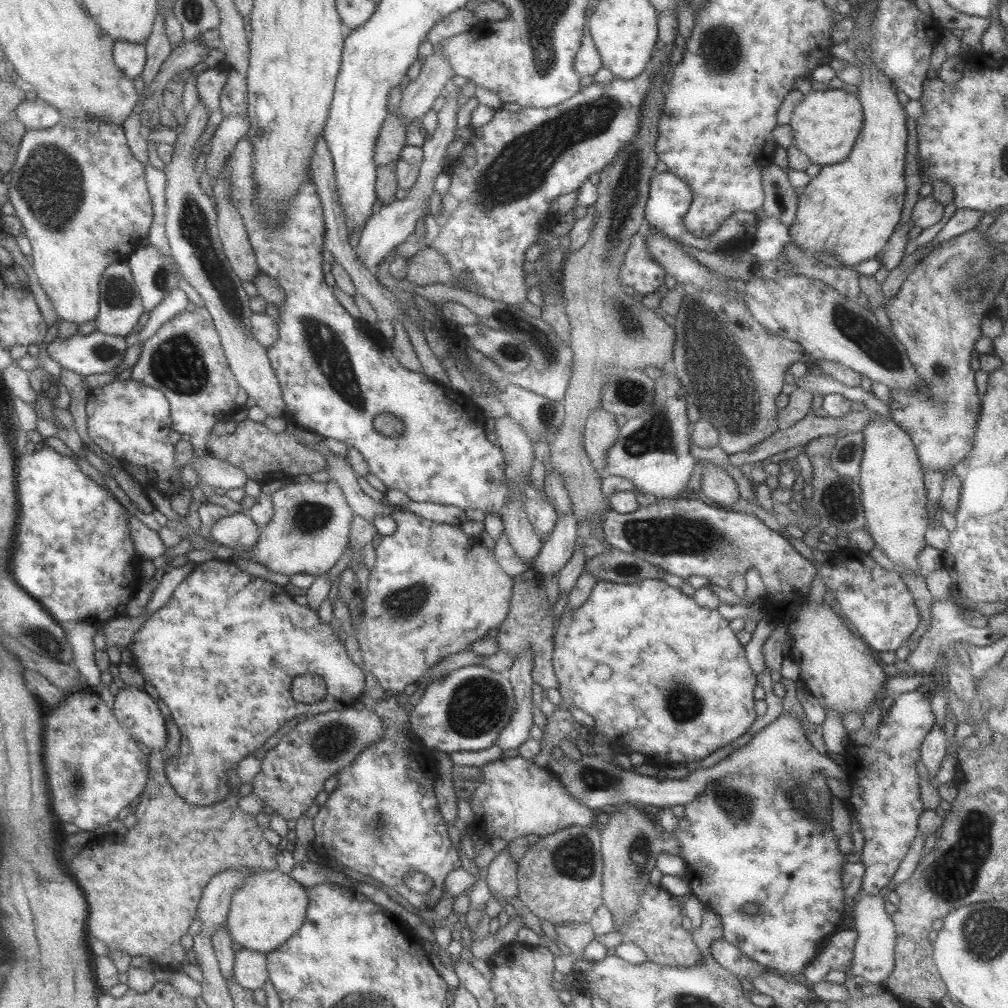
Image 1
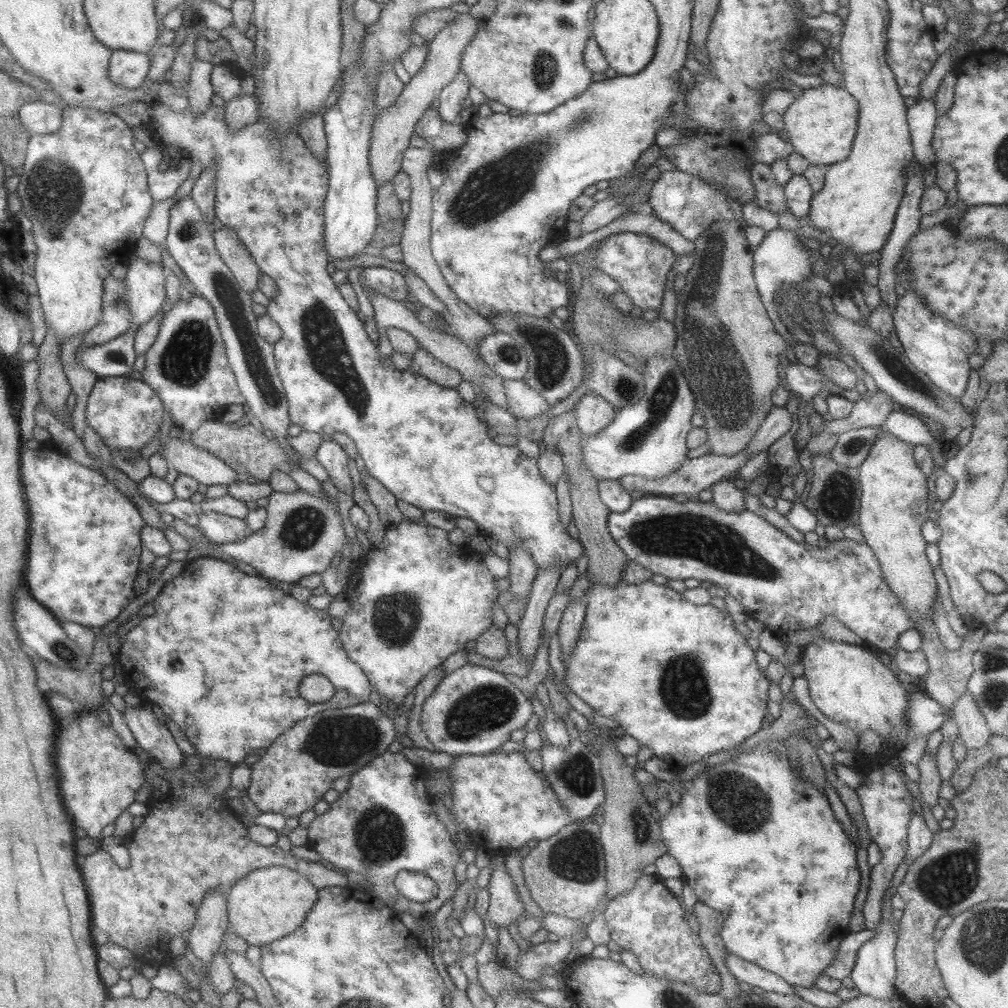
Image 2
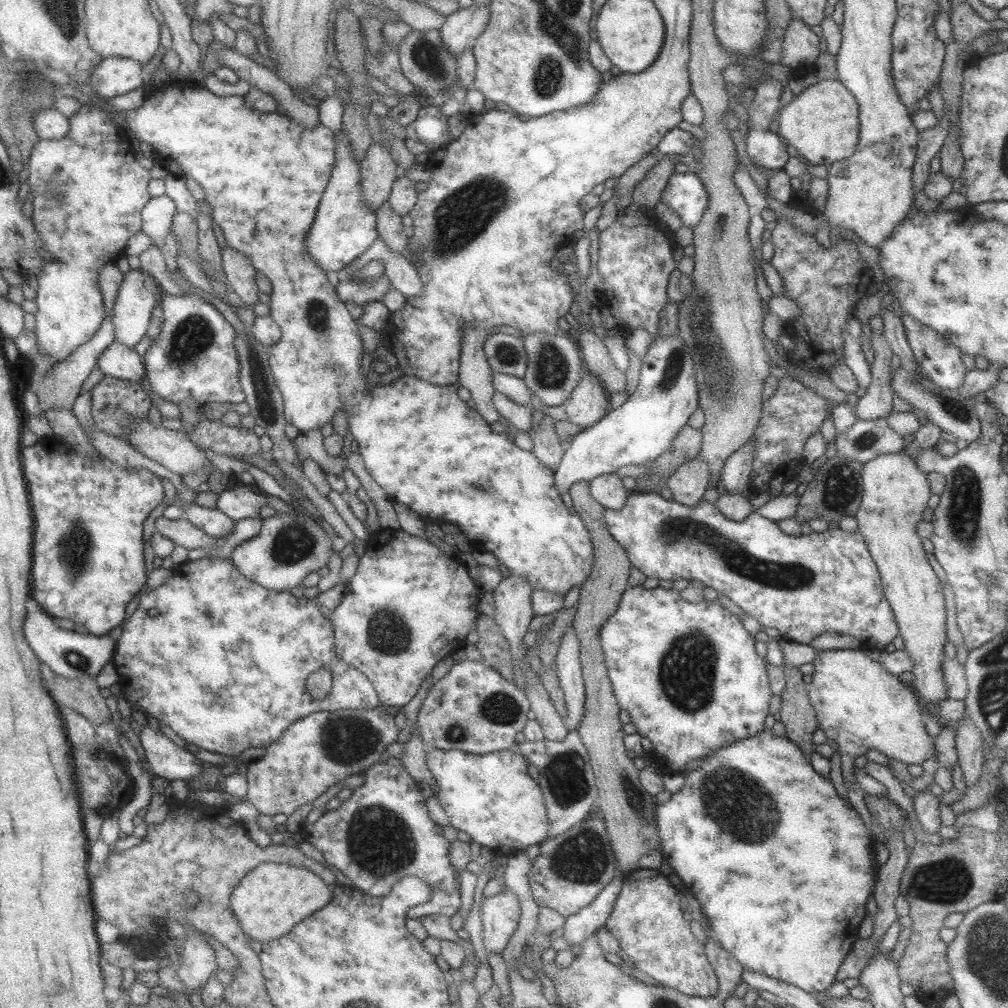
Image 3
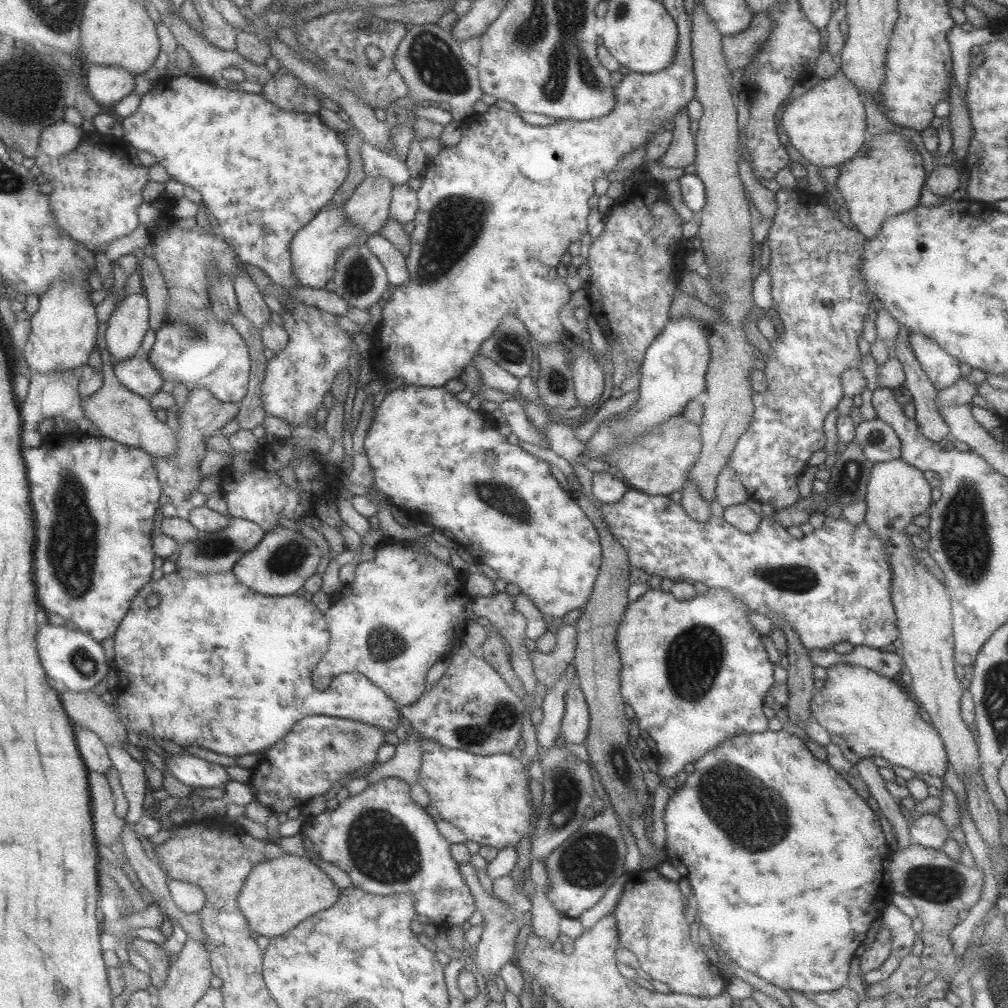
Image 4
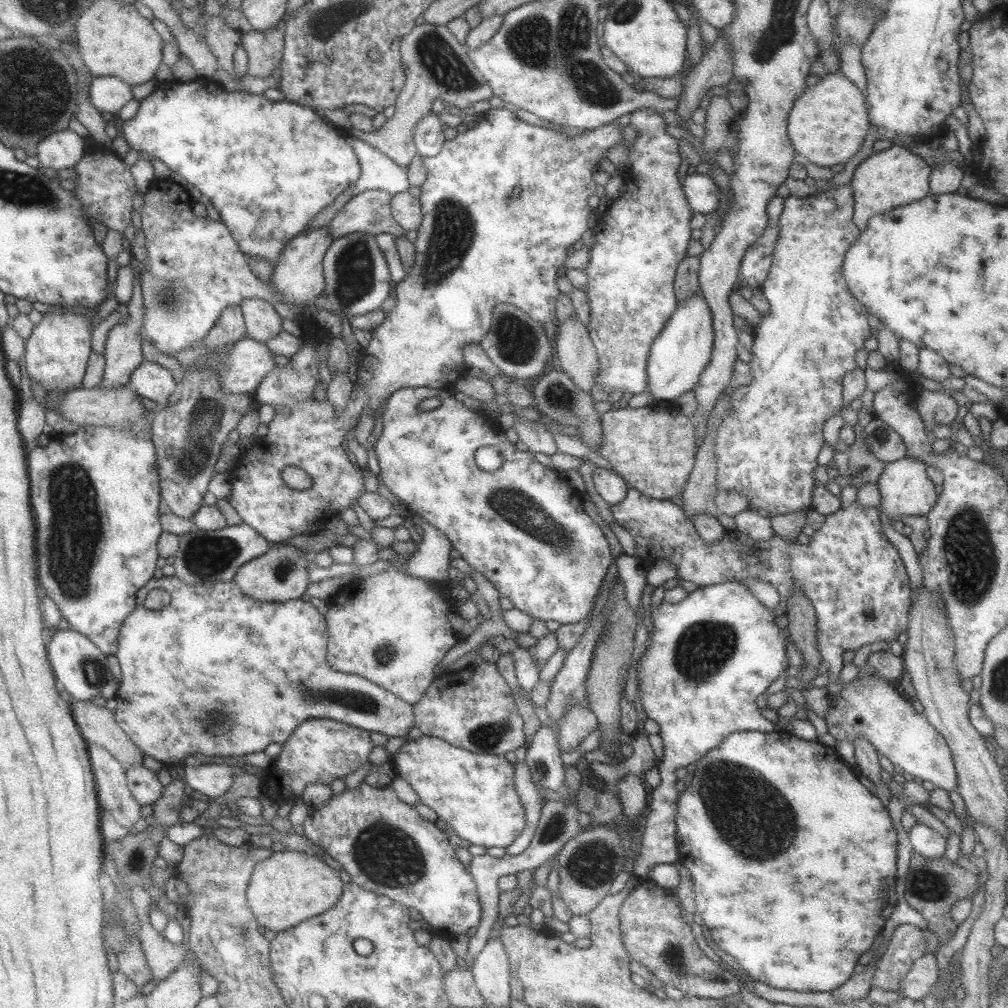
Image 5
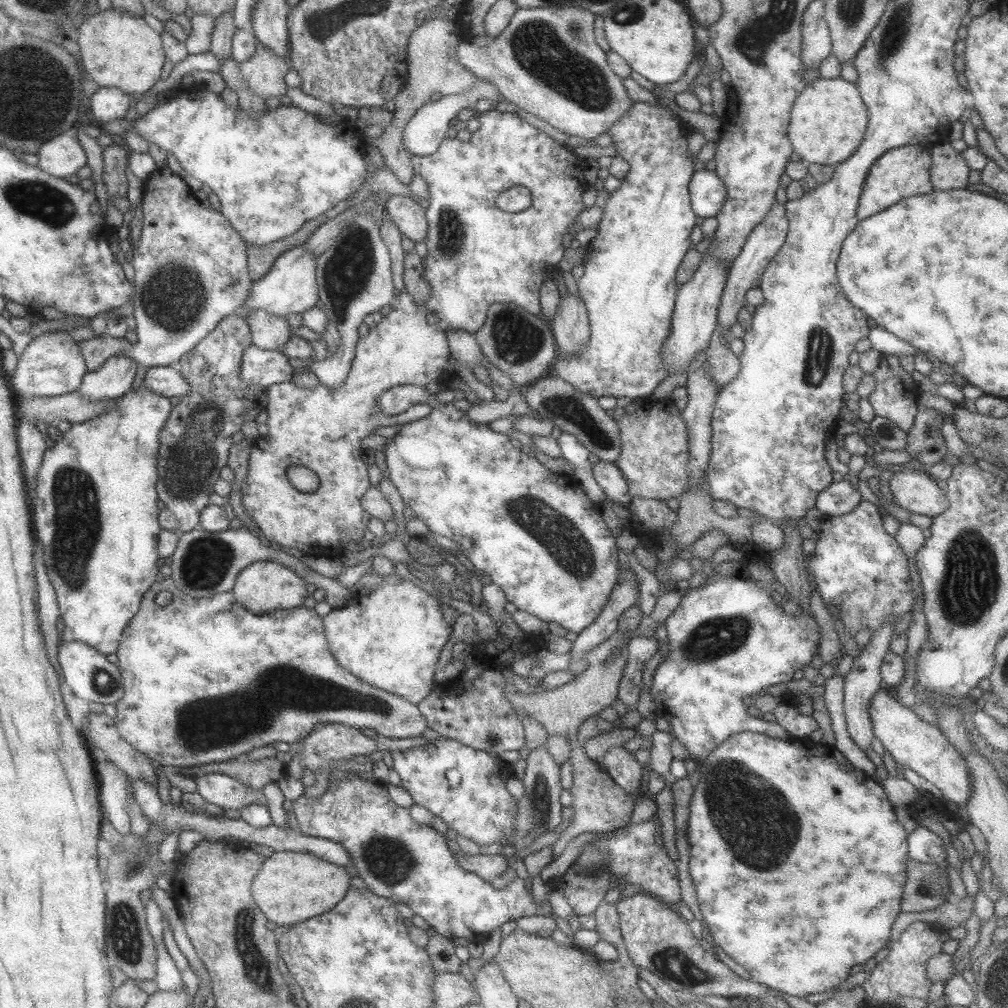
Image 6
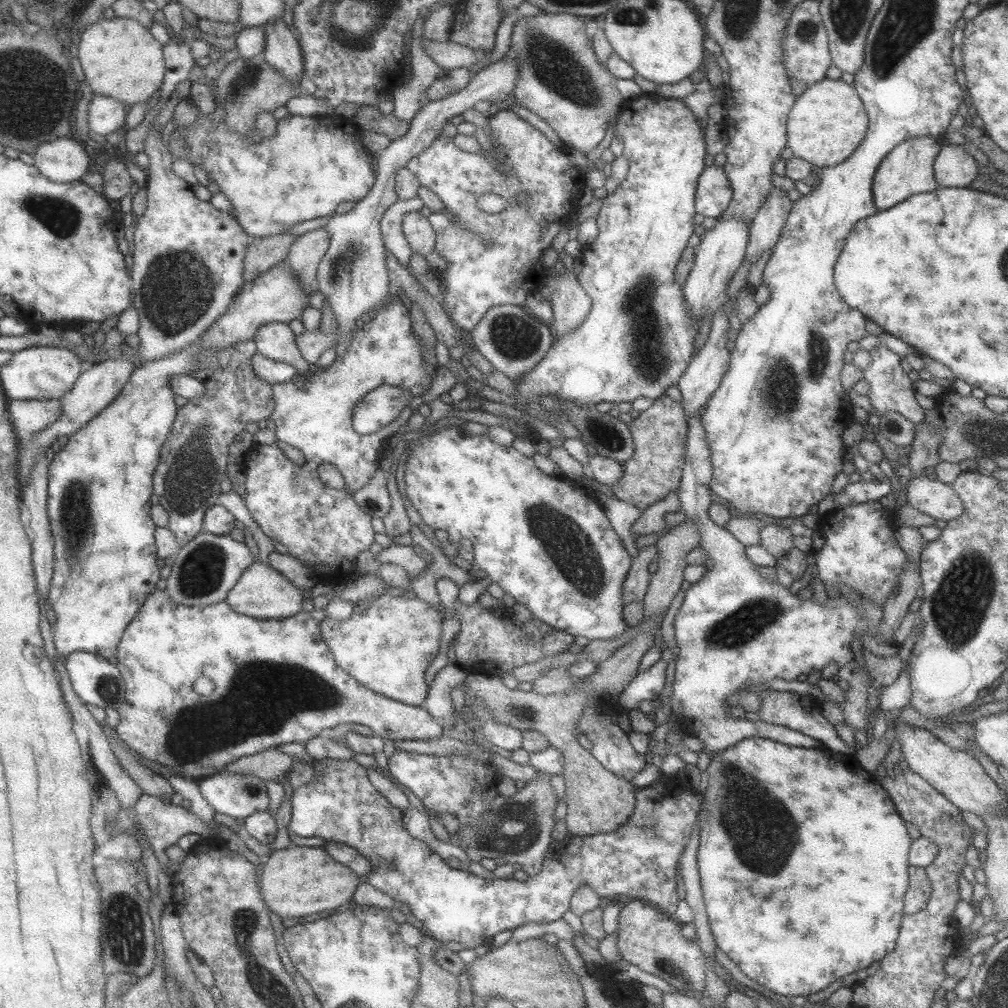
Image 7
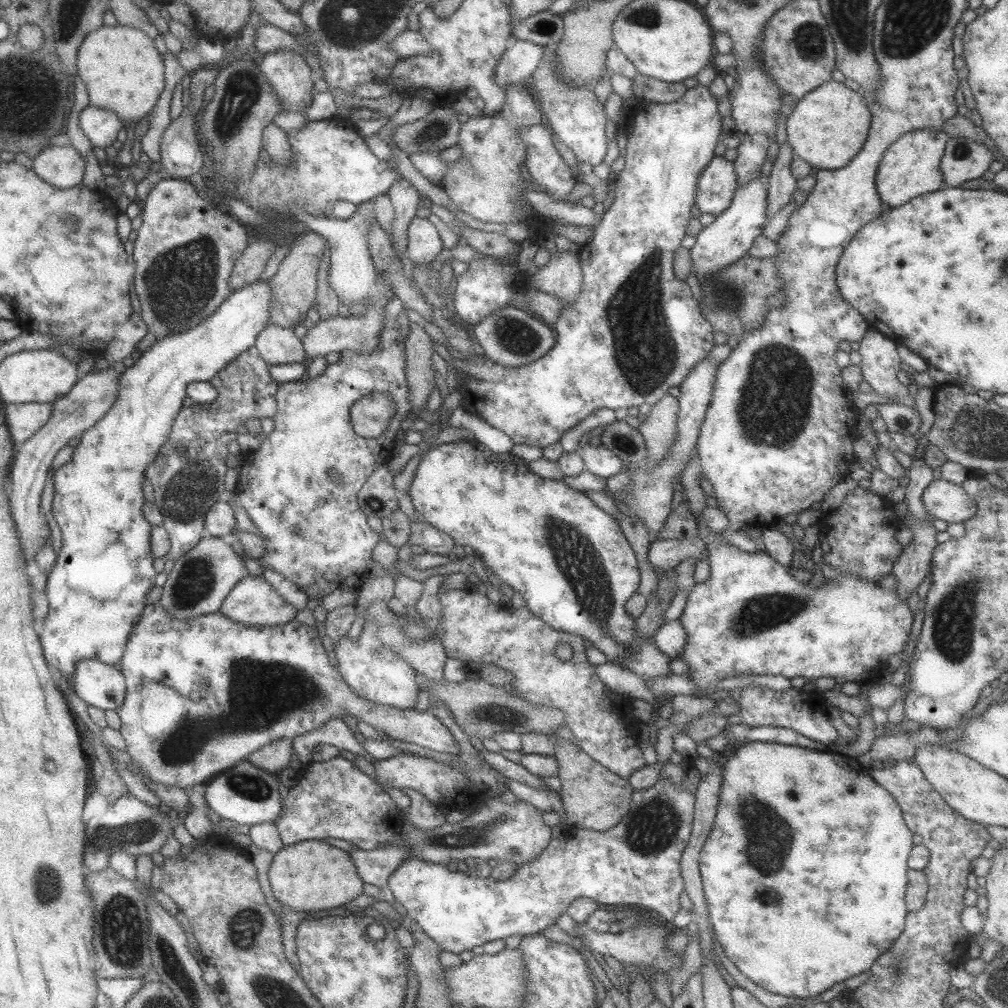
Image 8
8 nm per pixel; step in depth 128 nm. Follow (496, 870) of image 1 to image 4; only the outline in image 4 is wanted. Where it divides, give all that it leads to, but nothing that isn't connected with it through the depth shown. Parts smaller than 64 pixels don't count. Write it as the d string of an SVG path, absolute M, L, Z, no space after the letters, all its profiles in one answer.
M469 862L459 864L459 872L461 872L461 877L465 880L469 888L469 893L471 893L473 897L476 910L479 911L482 916L480 938L479 942L475 945L475 960L474 964L470 966L475 966L481 976L493 981L495 974L499 974L501 968L508 961L513 960L515 950L513 944L522 921L517 917L517 913L504 901L494 899L484 891Z

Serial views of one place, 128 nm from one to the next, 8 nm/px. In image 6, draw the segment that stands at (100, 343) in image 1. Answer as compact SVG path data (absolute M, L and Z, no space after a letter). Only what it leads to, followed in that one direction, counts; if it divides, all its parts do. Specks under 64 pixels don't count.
M170 365L149 367L143 377L143 385L165 398L181 397L189 390L189 383L185 383L177 367Z

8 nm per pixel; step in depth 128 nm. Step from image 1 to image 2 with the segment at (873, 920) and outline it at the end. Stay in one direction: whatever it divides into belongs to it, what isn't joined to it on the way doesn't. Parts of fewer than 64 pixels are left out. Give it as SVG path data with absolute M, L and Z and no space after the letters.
M880 920L875 931L877 934L865 940L857 949L855 965L848 976L860 994L887 1002L896 992L893 986L896 976L896 934L886 920Z

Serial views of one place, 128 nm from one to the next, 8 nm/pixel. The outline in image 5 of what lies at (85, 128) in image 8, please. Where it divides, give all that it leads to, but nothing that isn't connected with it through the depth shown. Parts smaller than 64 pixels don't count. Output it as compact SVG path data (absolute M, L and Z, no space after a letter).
M93 76L90 82L89 100L97 111L117 113L131 98L131 86L114 76Z

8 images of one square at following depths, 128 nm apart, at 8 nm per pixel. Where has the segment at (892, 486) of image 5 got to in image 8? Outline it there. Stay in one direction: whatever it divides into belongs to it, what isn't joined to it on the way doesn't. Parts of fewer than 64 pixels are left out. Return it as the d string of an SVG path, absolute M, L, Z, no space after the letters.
M933 480L921 492L921 505L932 518L945 522L963 522L969 520L977 503L965 493L961 485L945 480Z

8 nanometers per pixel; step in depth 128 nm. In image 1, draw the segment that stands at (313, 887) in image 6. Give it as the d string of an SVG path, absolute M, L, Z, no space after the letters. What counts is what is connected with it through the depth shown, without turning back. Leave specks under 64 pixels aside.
M259 870L257 873L247 875L243 879L243 884L238 886L237 890L233 892L225 920L231 939L245 949L265 954L273 951L273 949L277 949L279 945L285 943L291 935L297 932L297 929L299 929L305 920L306 910L307 895L305 895L305 887L302 884L297 883L289 875L281 873L278 870Z

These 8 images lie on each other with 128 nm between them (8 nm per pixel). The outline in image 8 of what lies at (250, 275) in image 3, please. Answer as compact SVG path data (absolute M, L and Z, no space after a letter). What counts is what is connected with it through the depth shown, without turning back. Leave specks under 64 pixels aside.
M274 324L258 333L254 347L267 364L299 363L306 358L302 343L292 330Z

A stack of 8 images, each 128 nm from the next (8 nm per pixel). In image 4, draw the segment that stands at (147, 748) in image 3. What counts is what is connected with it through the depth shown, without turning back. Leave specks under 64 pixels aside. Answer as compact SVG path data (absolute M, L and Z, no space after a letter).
M191 754L170 755L163 759L165 770L171 773L181 784L204 788L222 788L229 782L225 767L201 760Z

